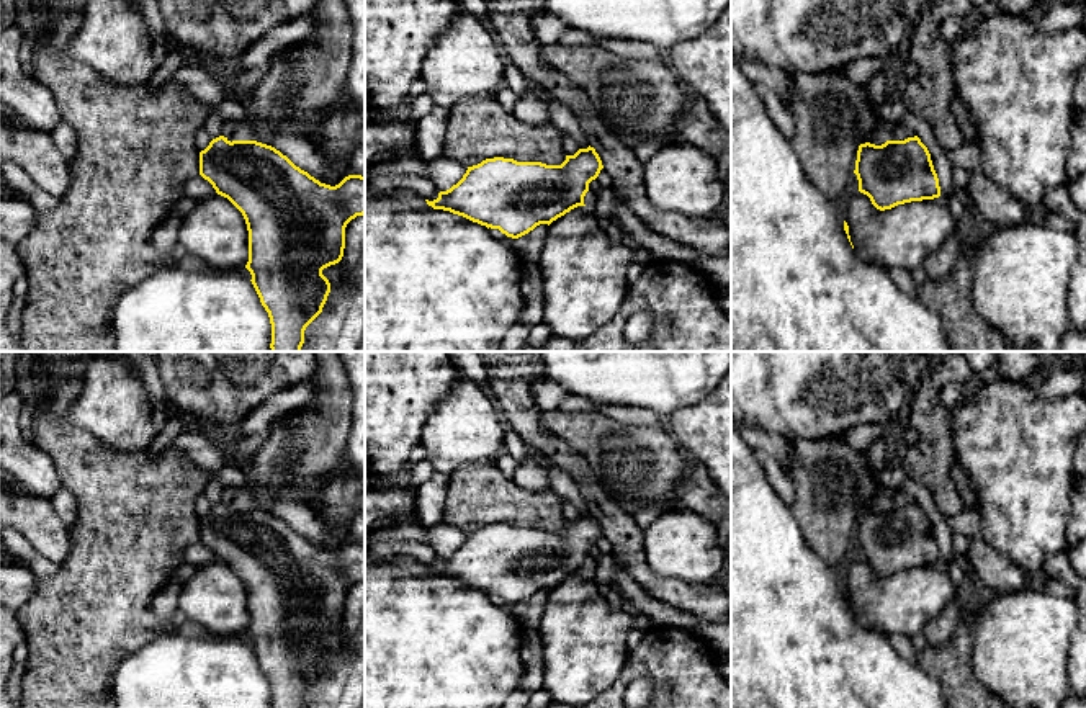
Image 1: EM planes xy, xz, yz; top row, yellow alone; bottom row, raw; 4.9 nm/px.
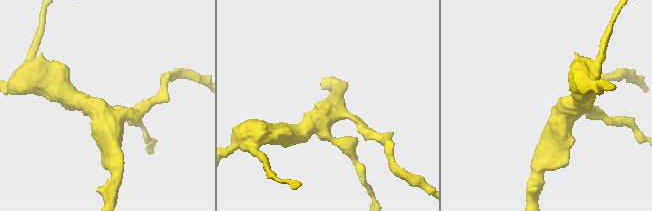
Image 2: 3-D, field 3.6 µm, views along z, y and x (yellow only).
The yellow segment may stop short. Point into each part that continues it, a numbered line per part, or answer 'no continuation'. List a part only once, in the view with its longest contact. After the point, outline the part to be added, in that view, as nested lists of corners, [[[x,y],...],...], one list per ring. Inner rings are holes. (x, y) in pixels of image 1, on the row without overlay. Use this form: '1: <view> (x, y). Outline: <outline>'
no continuation

